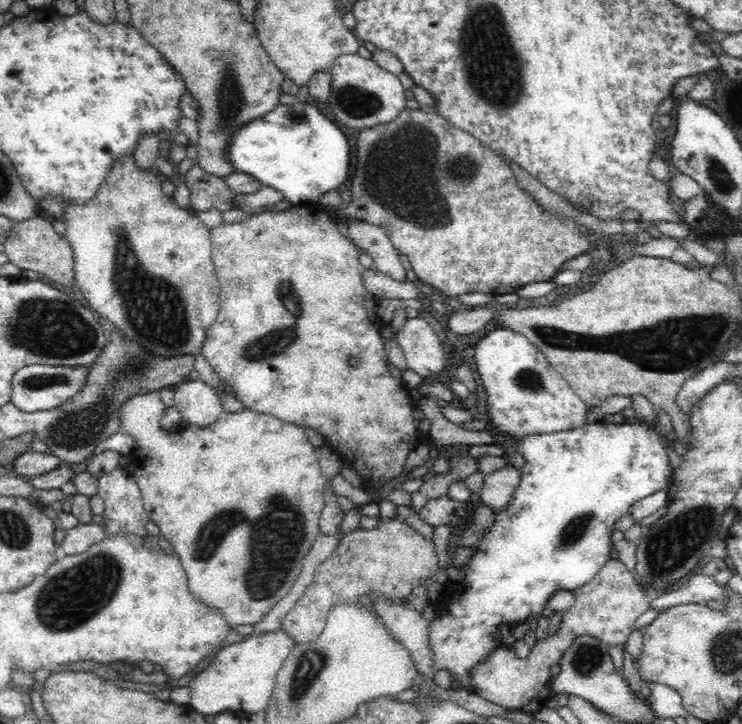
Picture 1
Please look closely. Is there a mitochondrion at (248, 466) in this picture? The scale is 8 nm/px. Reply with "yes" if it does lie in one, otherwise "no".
no

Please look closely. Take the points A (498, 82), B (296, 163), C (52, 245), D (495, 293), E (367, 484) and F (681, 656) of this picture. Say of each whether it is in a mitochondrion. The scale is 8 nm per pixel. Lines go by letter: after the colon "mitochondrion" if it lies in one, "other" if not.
A: mitochondrion
B: other
C: other
D: other
E: other
F: other

